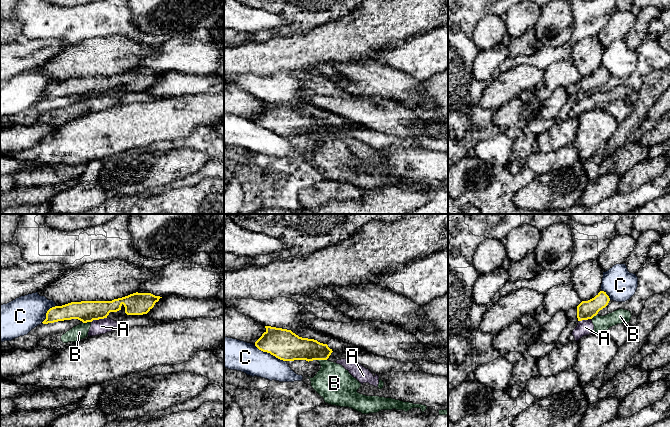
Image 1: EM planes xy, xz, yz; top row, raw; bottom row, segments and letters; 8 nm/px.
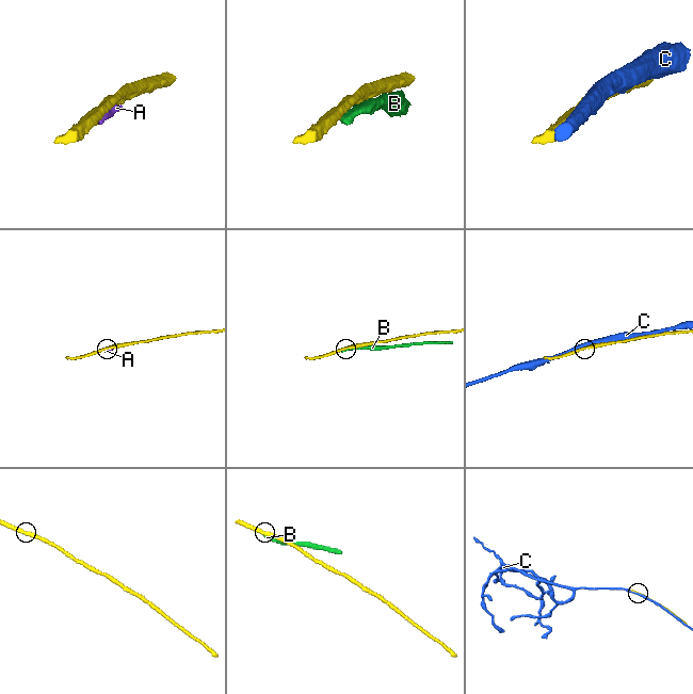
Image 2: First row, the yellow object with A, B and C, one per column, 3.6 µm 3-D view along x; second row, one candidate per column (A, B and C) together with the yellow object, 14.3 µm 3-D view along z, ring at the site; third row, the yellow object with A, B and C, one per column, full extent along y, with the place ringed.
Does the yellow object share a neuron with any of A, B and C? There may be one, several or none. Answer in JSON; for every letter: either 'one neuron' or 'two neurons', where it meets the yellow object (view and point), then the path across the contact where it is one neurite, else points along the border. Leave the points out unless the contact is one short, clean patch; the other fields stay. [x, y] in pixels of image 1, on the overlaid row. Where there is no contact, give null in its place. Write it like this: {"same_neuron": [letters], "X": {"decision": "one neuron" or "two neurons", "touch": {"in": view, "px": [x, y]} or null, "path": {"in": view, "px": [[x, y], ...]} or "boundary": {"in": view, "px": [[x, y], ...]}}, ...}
{"same_neuron": [], "A": {"decision": "two neurons", "touch": {"in": "xy", "px": [98, 319]}, "boundary": {"in": "xy", "px": [[106, 317], [94, 319], [91, 322]]}}, "B": {"decision": "two neurons", "touch": {"in": "xz", "px": [322, 359]}}, "C": {"decision": "two neurons", "touch": {"in": "xz", "px": [270, 353]}}}

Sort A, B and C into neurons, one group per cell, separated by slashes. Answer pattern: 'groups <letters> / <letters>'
groups A B / C

